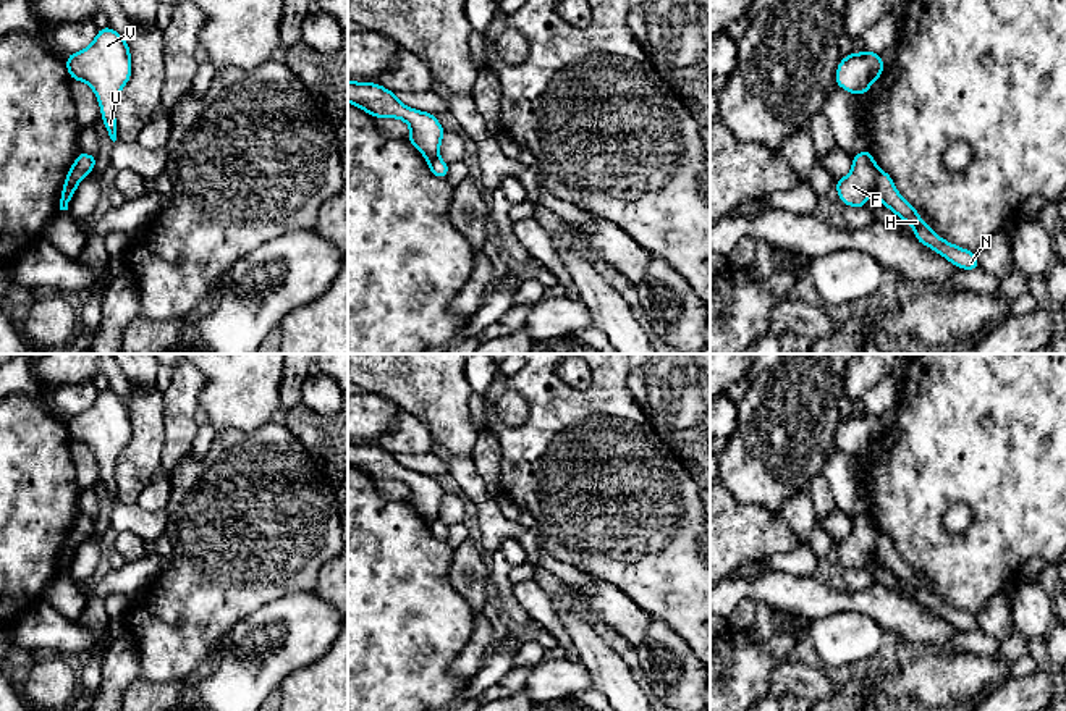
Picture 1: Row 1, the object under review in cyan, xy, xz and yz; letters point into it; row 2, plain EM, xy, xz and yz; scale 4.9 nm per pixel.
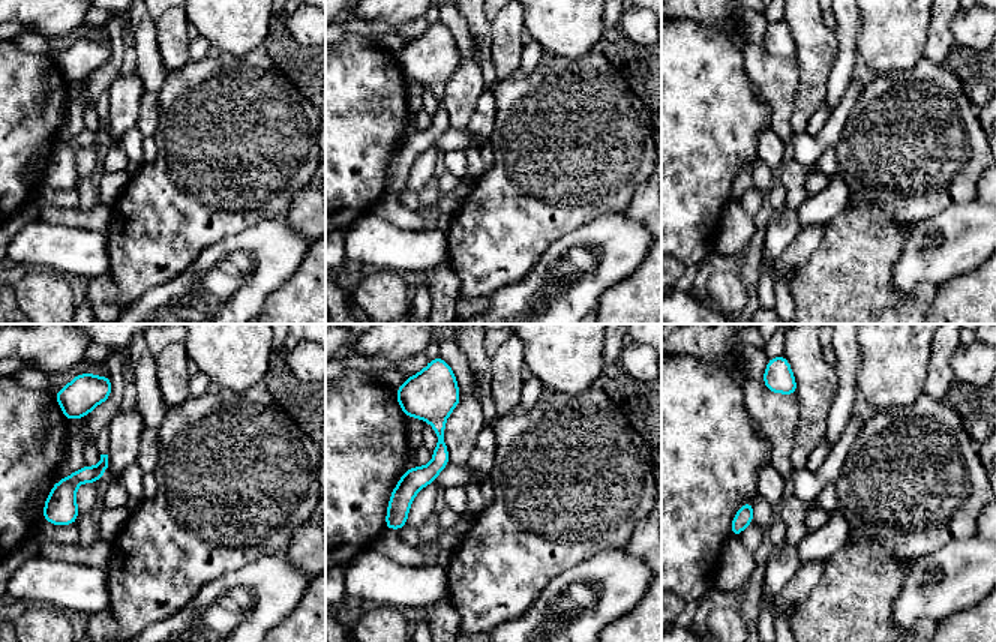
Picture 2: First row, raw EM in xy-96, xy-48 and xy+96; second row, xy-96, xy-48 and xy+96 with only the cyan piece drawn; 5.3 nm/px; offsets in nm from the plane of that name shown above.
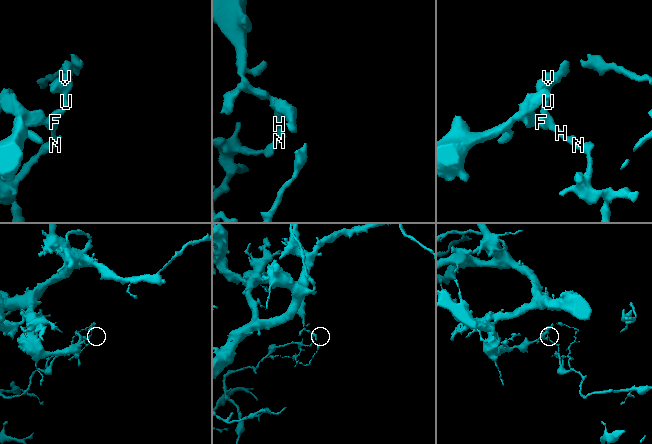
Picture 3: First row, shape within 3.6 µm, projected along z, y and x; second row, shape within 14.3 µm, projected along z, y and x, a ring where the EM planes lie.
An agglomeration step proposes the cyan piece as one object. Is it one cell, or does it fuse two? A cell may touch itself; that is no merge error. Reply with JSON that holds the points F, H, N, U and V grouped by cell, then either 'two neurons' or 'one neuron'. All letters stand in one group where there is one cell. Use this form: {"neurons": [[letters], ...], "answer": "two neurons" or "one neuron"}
{"neurons": [["F", "U", "V"], ["H", "N"]], "answer": "two neurons"}

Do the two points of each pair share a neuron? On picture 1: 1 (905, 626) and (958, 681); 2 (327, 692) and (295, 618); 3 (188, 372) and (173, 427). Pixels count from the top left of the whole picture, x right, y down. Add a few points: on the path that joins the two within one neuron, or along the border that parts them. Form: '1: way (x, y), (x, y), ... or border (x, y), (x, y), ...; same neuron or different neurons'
1: border (929, 648), (935, 650); different neurons
2: border (330, 647), (316, 661), (293, 671), (282, 684); different neurons
3: way (186, 385), (180, 399), (180, 414); same neuron

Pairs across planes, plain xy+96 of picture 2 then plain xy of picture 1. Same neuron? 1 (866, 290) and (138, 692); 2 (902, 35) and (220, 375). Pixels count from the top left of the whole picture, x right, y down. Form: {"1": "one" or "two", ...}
{"1": "one", "2": "one"}

